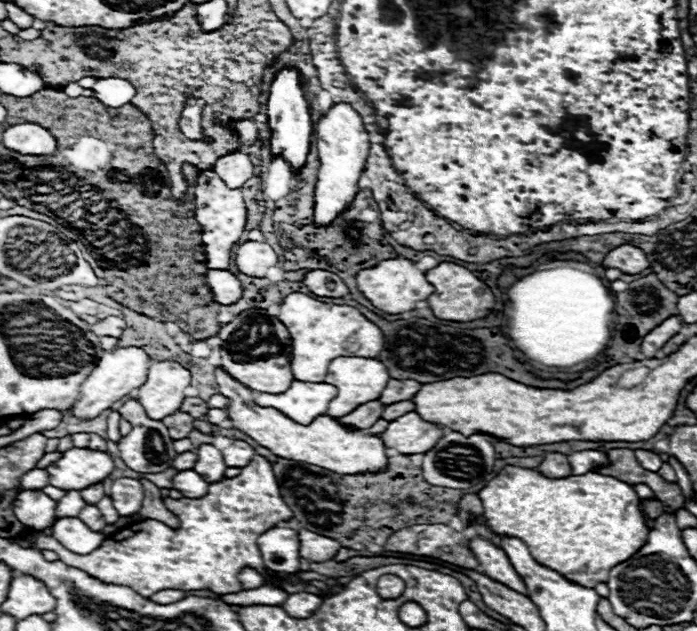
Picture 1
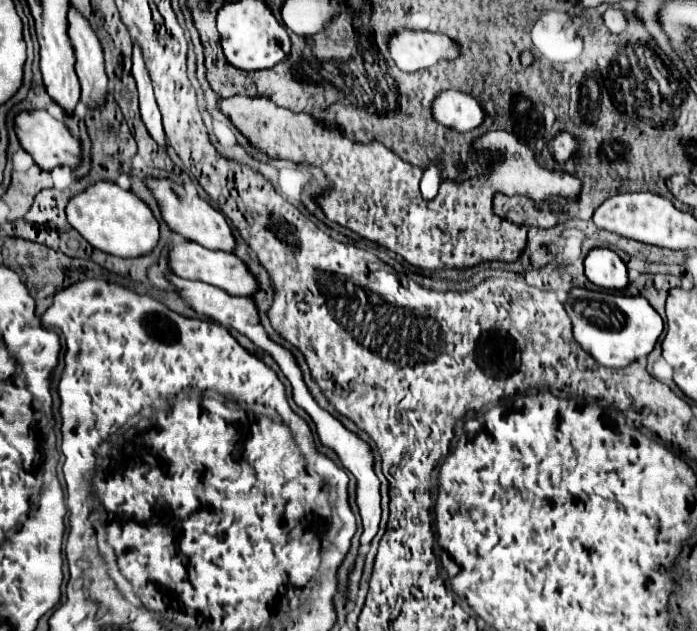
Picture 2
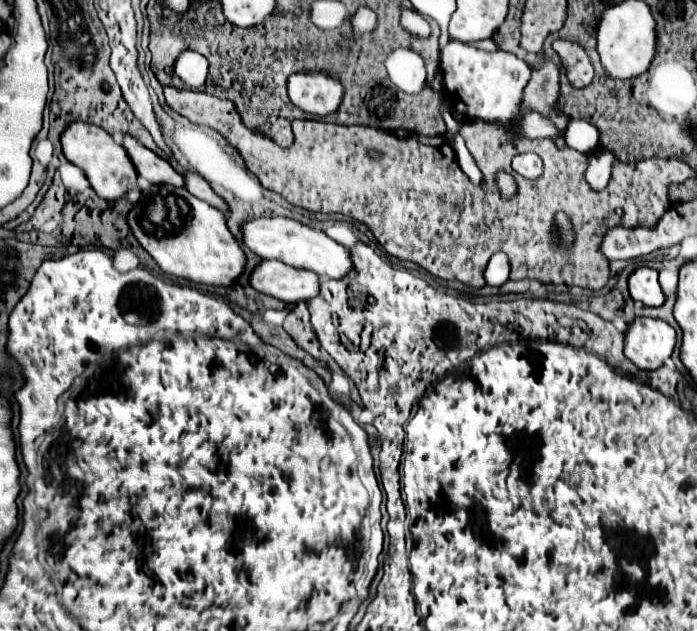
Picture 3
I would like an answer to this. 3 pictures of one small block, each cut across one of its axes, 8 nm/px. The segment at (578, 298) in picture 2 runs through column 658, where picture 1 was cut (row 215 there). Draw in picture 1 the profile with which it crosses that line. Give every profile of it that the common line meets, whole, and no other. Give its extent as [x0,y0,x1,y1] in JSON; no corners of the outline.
[314,102,370,224]

